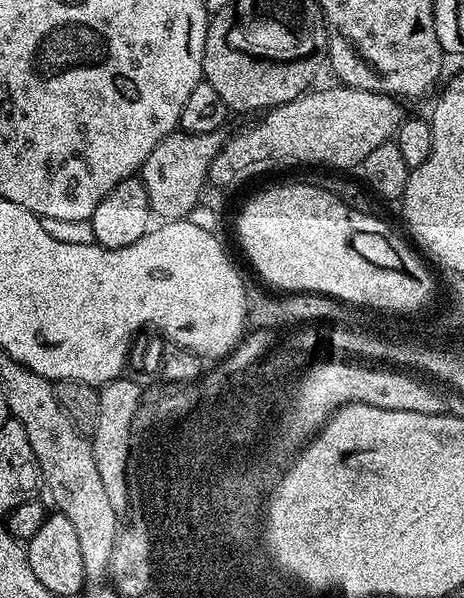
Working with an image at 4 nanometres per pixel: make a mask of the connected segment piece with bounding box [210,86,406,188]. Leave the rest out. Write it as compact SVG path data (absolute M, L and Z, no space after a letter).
M347 86L335 87L317 87L294 98L294 102L286 102L277 108L270 108L257 119L260 120L257 124L242 129L237 136L221 143L220 152L214 158L210 169L211 183L232 188L235 184L244 184L247 180L262 175L263 172L272 172L275 168L296 168L299 164L329 164L332 167L329 169L332 170L359 169L364 163L366 154L370 154L370 150L389 143L395 137L401 122L406 118L405 105L395 96Z

